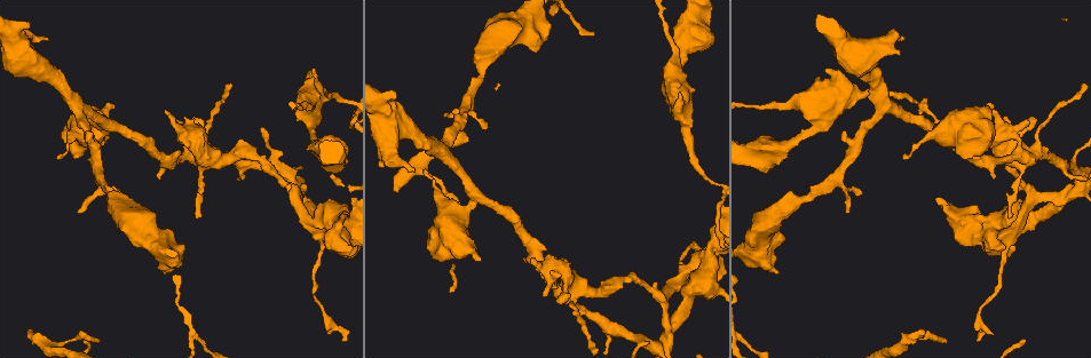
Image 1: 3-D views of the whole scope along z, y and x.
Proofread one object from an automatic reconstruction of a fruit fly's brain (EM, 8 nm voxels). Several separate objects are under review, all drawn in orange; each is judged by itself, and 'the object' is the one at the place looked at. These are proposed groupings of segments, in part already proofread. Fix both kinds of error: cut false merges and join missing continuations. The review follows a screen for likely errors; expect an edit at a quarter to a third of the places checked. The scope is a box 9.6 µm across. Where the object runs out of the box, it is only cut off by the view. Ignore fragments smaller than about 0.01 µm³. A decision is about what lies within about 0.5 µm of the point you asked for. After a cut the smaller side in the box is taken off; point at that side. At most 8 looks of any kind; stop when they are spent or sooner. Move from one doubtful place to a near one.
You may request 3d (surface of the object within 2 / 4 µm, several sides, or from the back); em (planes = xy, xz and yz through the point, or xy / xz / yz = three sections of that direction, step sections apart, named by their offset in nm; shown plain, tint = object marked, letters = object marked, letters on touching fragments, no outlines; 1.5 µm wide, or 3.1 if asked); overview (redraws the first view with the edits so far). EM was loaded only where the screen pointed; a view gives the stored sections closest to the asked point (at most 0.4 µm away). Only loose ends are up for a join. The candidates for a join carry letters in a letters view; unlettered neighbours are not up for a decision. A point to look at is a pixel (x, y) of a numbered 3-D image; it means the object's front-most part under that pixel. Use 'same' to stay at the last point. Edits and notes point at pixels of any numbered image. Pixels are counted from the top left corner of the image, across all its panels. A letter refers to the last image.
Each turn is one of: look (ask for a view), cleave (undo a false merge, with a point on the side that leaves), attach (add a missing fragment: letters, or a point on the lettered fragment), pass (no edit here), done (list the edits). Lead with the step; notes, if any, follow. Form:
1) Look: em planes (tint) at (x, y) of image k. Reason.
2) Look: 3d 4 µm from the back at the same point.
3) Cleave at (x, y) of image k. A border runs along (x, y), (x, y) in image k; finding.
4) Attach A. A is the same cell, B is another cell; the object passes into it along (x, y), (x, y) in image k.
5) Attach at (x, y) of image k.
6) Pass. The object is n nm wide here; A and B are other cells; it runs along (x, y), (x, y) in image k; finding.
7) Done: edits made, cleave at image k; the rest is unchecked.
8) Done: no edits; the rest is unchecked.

Look: 3d 4 µm at (56, 158) of image 1. Thin end.

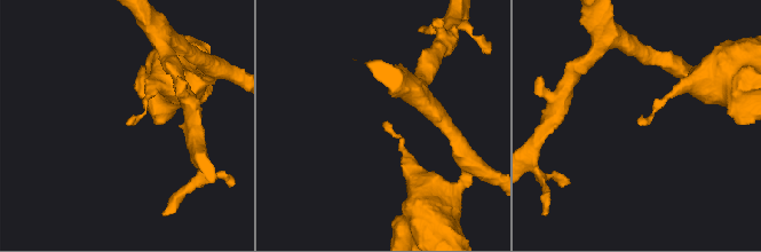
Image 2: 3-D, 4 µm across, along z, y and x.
Look: em planes (letters) at (639, 124) of image 2.

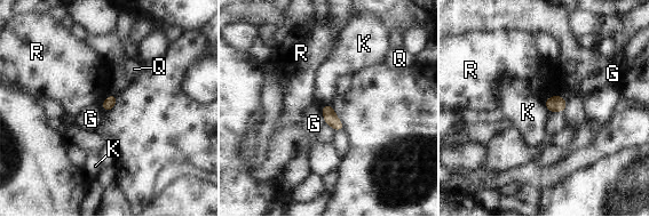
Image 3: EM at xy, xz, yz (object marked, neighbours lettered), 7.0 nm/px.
Pass. The object is 80 nm wide here; G, K, Q and R are other cells; a border runs along (332, 104), (321, 106) in image 3; none of them fits.

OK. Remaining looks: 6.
Look: 3d 4 µm at (479, 197) of image 1. Abrupt turn.

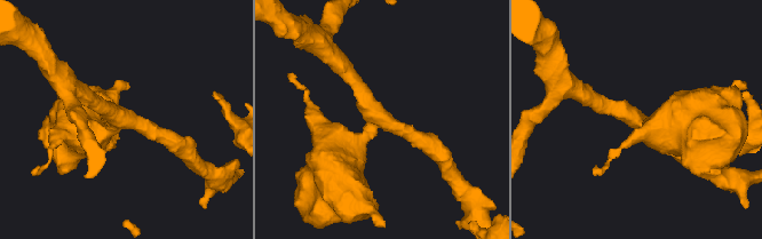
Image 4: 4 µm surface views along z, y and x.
Look: em xy step 4 (letters) at (382, 115) of image 4.

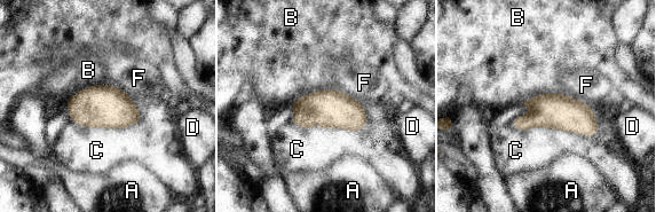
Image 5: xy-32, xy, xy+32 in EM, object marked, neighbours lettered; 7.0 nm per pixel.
Pass. A, B, C, D and F are other cells; 3 arms meet here; a border runs along (510, 124), (585, 135), (599, 130) in image 5; continuous, no second neuron.

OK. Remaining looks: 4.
Look: 3d 4 µm at (857, 195) of image 1. Branch stops here.

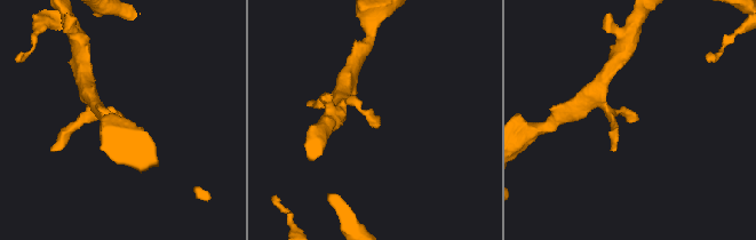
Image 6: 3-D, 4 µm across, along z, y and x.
Look: em planes (letters) at (376, 116) of image 6.

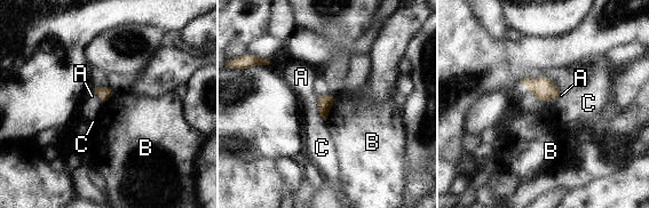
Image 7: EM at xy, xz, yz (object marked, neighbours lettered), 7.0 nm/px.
Pass. A, B and C are other cells; none of them fits.

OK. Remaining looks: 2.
Done: no edits; the rest is unchecked.

